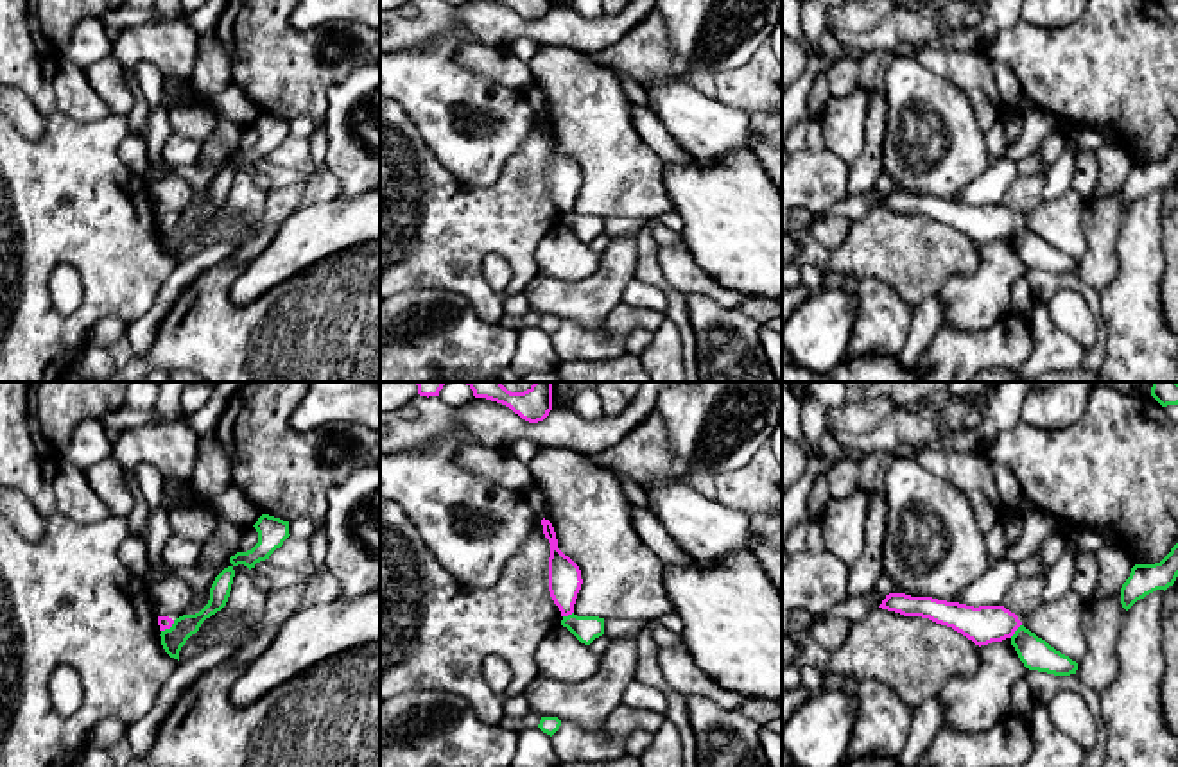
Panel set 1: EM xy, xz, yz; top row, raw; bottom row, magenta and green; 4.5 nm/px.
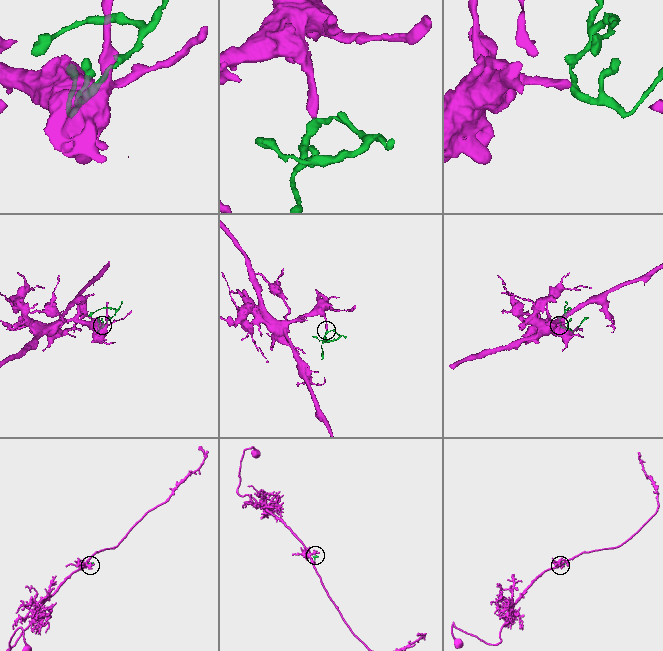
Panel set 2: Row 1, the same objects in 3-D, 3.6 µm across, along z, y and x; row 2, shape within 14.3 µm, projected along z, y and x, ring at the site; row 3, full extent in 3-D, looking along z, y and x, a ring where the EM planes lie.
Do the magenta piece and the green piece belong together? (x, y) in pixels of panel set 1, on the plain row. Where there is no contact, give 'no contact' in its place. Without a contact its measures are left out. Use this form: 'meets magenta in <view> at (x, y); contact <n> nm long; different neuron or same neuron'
meets magenta in yz at (1015, 228); contact 80 nm long; different neuron

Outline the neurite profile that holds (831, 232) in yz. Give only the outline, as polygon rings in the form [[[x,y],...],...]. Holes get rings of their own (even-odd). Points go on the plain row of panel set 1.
[[[823,213],[814,219],[809,233],[823,247],[827,247],[828,251],[834,251],[845,242],[850,226],[852,226],[852,220],[843,215],[832,217],[832,215]]]

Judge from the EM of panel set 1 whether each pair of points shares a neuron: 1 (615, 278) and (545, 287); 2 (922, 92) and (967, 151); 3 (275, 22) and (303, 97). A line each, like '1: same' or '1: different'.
1: same
2: same
3: same

